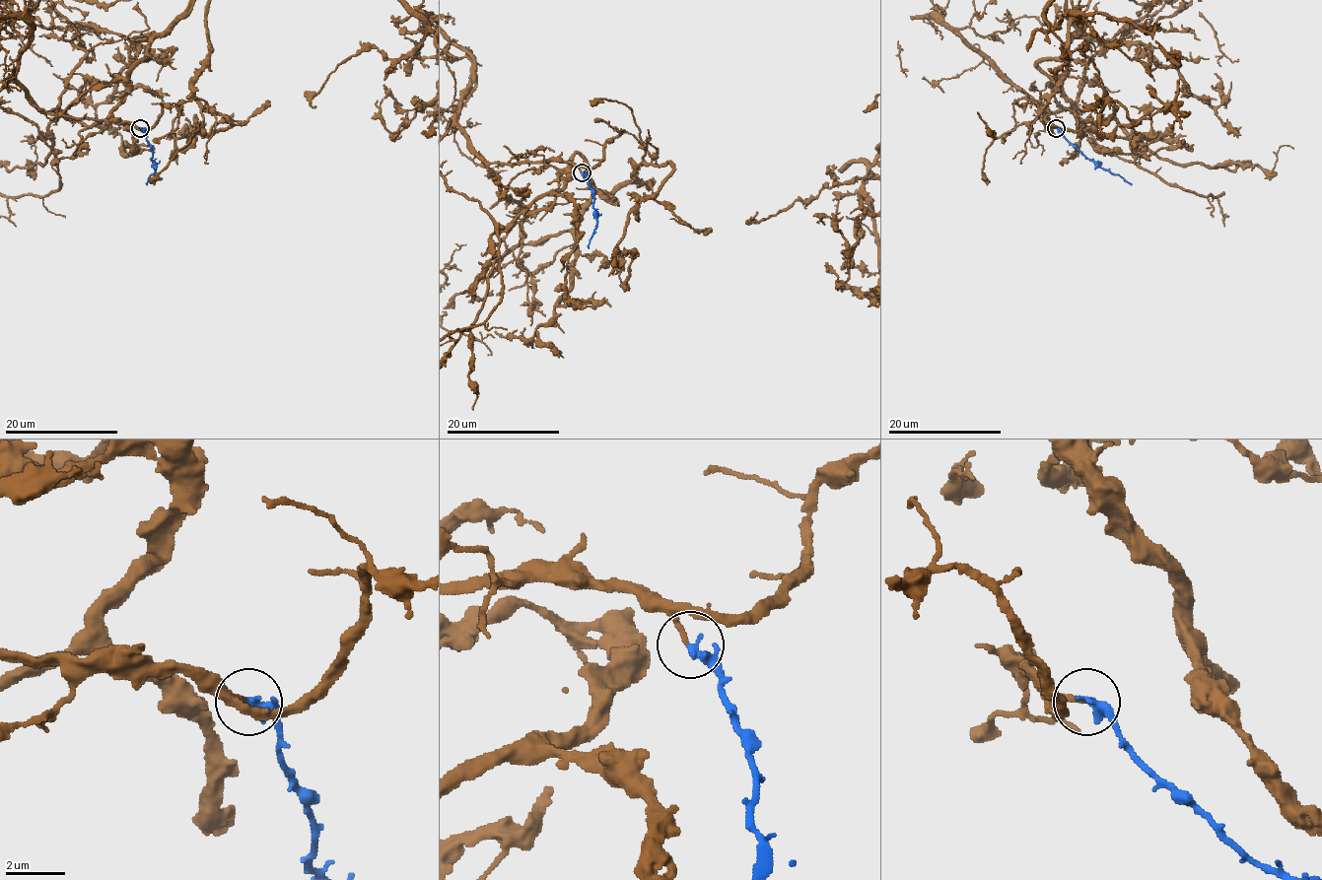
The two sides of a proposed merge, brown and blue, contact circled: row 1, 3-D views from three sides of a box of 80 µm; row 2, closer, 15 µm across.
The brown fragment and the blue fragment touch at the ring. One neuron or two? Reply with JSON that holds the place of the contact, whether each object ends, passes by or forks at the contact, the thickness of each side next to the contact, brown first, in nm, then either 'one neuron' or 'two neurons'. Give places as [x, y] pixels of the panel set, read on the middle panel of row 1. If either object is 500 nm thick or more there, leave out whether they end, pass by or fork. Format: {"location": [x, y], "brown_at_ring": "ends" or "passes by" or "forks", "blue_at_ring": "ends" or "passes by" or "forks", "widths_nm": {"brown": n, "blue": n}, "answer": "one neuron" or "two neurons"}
{"location": [582, 172], "brown_at_ring": "ends", "blue_at_ring": "passes by", "widths_nm": {"brown": 150, "blue": 240}, "answer": "one neuron"}

